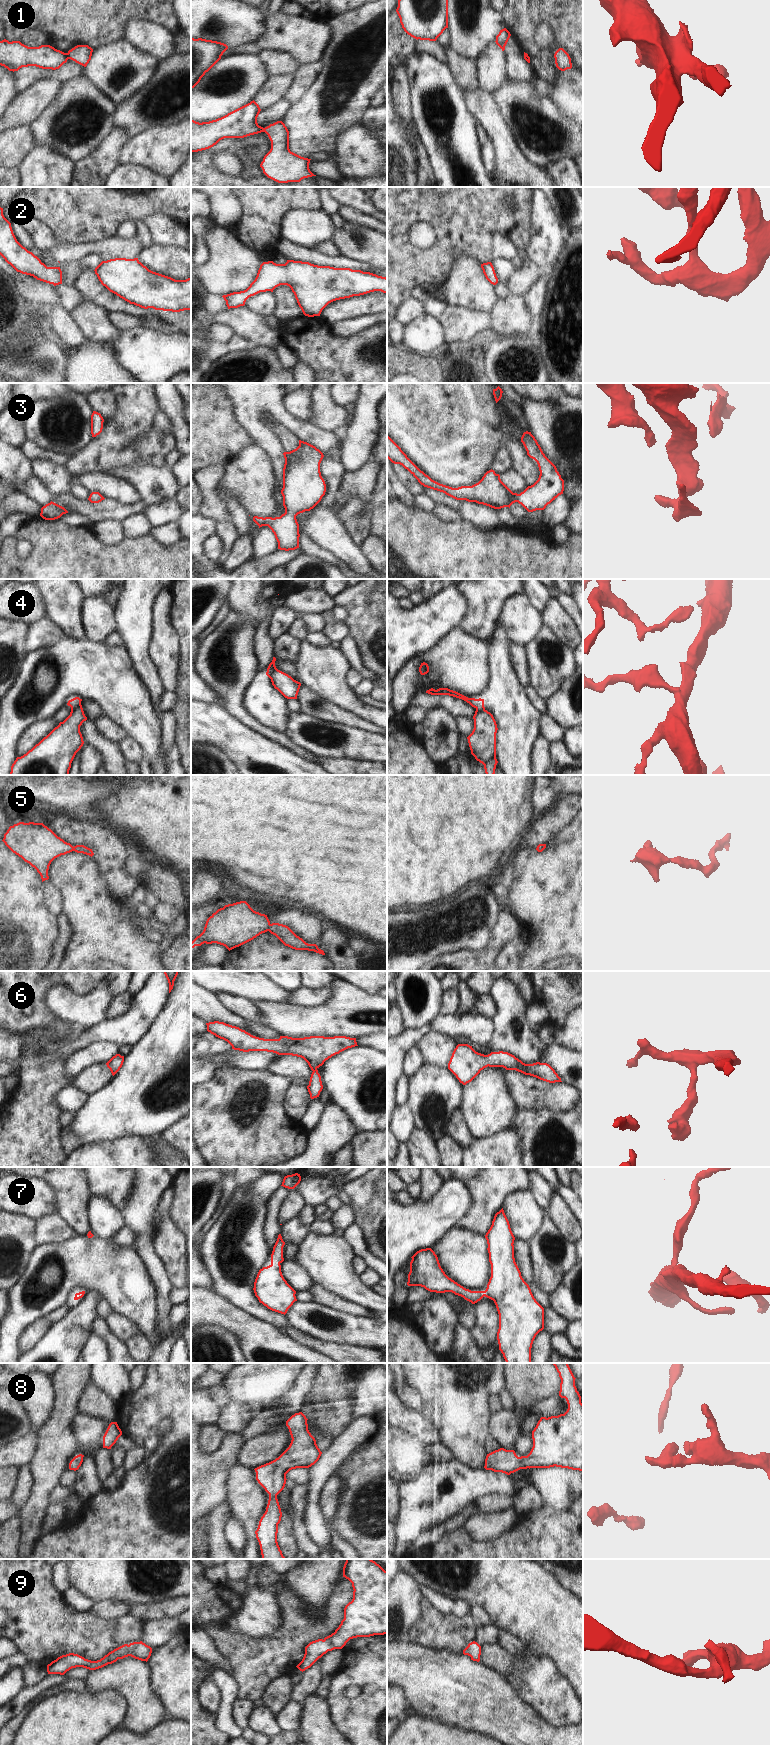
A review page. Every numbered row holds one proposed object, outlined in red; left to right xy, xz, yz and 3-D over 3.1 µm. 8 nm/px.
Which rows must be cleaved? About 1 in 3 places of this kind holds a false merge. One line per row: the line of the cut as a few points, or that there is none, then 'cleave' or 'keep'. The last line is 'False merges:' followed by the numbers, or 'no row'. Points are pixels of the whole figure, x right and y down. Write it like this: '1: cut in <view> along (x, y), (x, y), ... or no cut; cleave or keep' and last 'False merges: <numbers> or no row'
1: cut in xy along (66, 53), (69, 58); cleave
2: no cut; keep
3: no cut; keep
4: cut in xy along (80, 703), (71, 708); cleave
5: no cut; keep
6: no cut; keep
7: no cut; keep
8: no cut; keep
9: no cut; keep
False merges: 1, 4

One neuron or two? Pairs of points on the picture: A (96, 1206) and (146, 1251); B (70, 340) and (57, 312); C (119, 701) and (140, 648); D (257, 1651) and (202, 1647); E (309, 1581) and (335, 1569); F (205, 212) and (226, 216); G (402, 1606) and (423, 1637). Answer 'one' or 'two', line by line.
A: two
B: one
C: two
D: two
E: one
F: two
G: two

